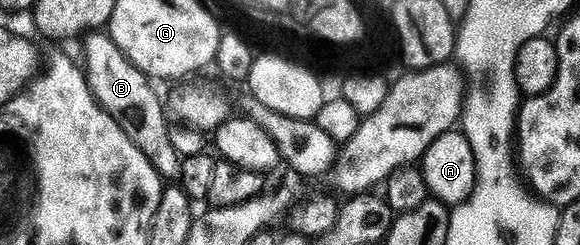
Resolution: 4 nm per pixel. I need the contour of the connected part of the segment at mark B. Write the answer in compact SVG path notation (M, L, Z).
M92 31L85 36L84 72L89 89L99 105L116 119L119 127L128 135L128 139L140 148L140 151L152 163L154 169L165 182L178 183L183 177L182 158L171 145L171 126L164 113L164 105L156 93L156 88L146 73L139 71L124 55L116 43L104 31Z

